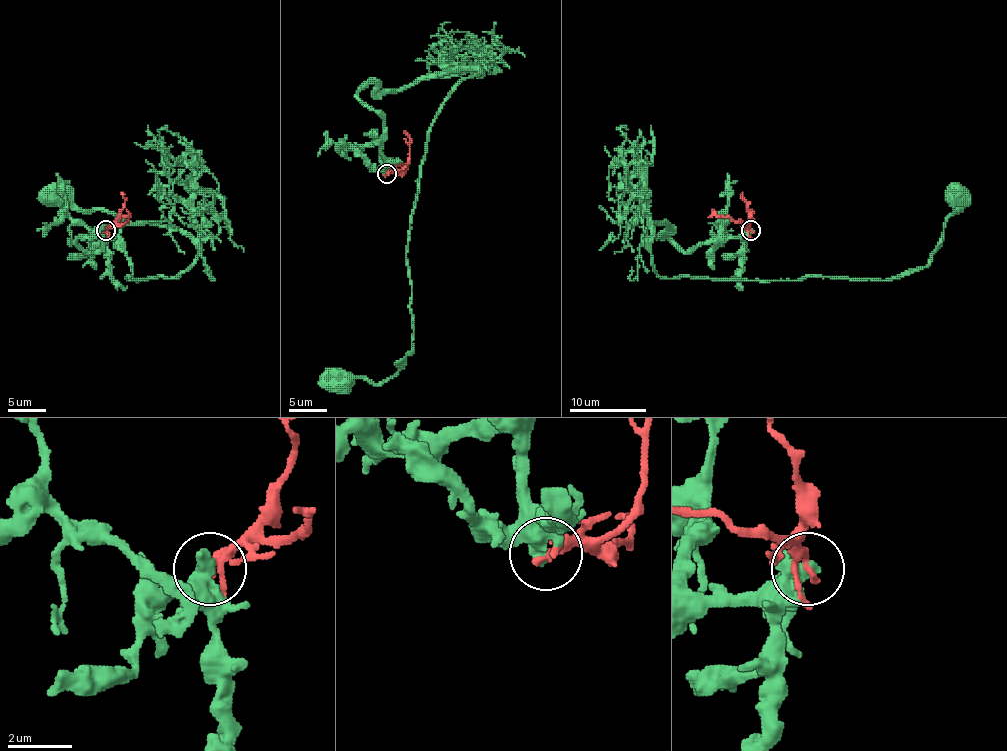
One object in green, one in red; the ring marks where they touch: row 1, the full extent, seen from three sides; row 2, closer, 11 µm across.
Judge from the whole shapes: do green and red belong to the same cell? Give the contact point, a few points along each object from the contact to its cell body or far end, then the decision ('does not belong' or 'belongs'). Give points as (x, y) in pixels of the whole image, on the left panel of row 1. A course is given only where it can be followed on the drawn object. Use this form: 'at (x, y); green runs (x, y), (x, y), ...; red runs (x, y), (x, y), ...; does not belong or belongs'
at (105, 230); green runs (106, 230), (100, 250), (77, 240), (155, 223), (197, 257), (174, 278), (129, 280), (119, 221), (58, 194); red runs (106, 230), (127, 221), (129, 215), (123, 217); does not belong

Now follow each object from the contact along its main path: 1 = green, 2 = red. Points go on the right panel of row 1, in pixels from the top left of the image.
1: (750, 230), (683, 251), (654, 223), (647, 242), (664, 278), (890, 280), (928, 263), (960, 209), (955, 194)
2: (750, 230), (748, 225), (739, 221), (714, 215), (708, 217)

